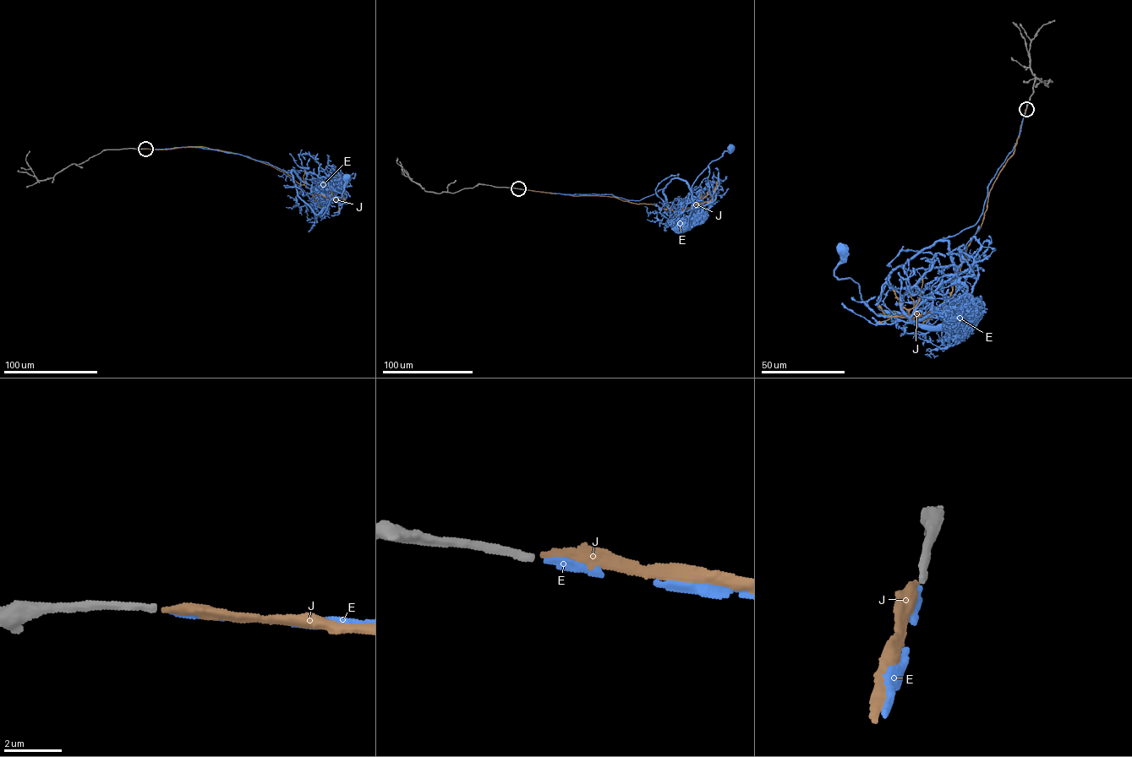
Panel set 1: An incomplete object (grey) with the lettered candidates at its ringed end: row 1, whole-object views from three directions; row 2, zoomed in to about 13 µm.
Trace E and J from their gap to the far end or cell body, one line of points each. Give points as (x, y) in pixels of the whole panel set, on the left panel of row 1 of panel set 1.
E: (146, 149), (201, 148), (267, 162), (291, 172), (297, 194), (321, 216), (330, 199), (341, 196), (346, 178)
J: (146, 149), (201, 147), (240, 154), (285, 172), (331, 199), (344, 193), (336, 174)

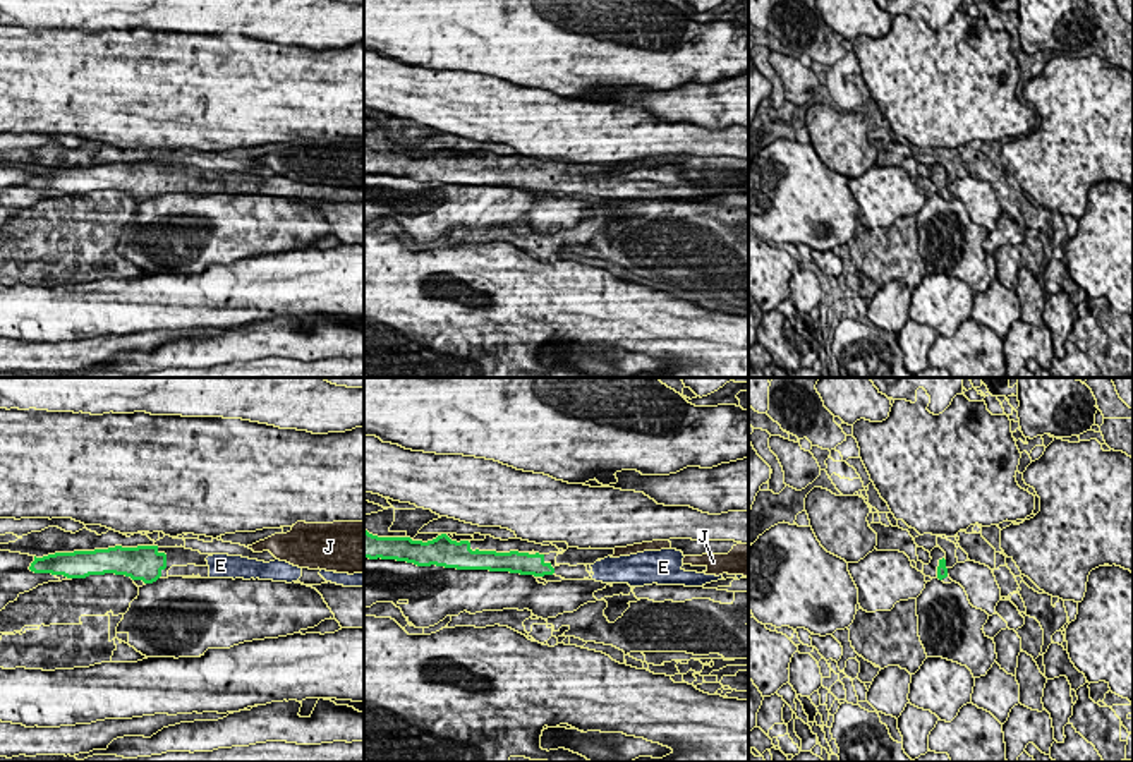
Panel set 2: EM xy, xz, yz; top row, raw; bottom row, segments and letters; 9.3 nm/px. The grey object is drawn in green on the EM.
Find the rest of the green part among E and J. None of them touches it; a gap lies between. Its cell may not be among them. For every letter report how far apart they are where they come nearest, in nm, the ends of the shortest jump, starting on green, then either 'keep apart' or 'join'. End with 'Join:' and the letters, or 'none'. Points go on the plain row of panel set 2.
E: gap 360 nm; span xz (553, 184), (591, 182); join
J: gap 420 nm; span xz (553, 184), (598, 175); keep apart
Join: E

